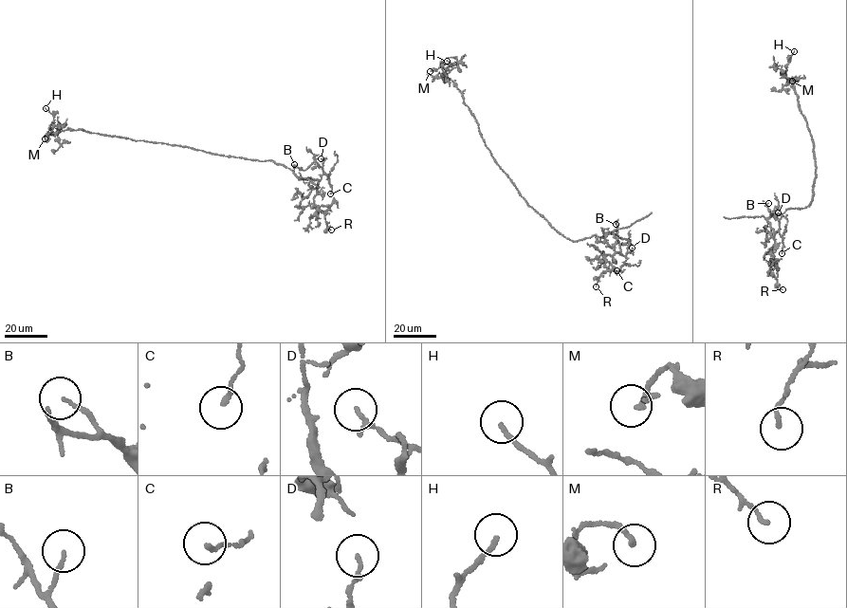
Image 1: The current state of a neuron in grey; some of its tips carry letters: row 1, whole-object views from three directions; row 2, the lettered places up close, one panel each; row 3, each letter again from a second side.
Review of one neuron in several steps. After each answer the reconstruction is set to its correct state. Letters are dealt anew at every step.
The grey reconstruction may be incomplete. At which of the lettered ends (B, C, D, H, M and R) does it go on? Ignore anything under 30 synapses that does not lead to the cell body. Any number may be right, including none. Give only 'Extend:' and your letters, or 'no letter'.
Extend: no letter

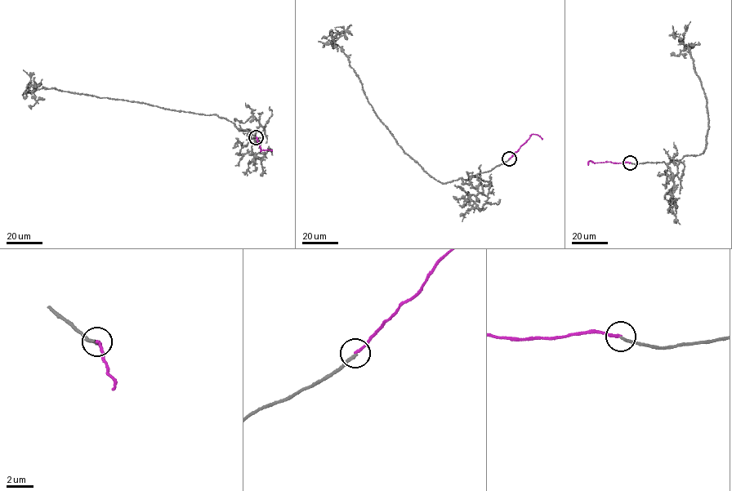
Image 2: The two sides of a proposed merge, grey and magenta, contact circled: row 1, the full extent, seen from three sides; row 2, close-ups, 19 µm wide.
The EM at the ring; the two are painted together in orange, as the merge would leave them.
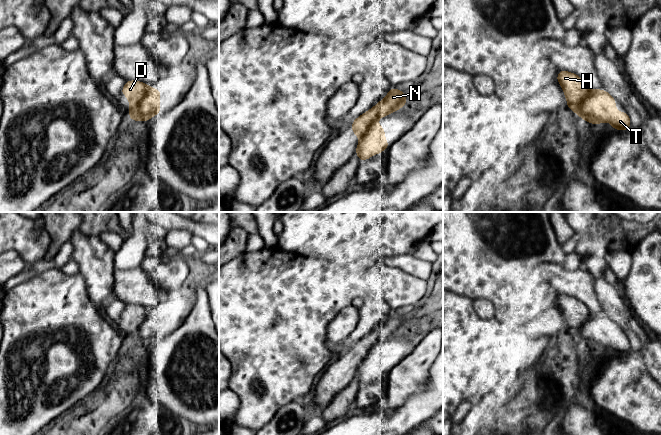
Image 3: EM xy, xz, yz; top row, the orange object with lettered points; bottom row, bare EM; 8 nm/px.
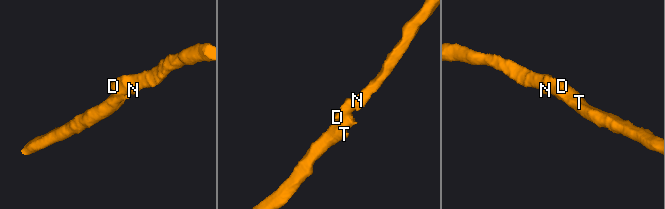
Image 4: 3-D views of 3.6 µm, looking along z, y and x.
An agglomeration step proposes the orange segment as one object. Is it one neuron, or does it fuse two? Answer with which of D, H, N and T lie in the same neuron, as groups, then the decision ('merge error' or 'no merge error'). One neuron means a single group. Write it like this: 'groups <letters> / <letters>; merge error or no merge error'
groups D H N / T; merge error

